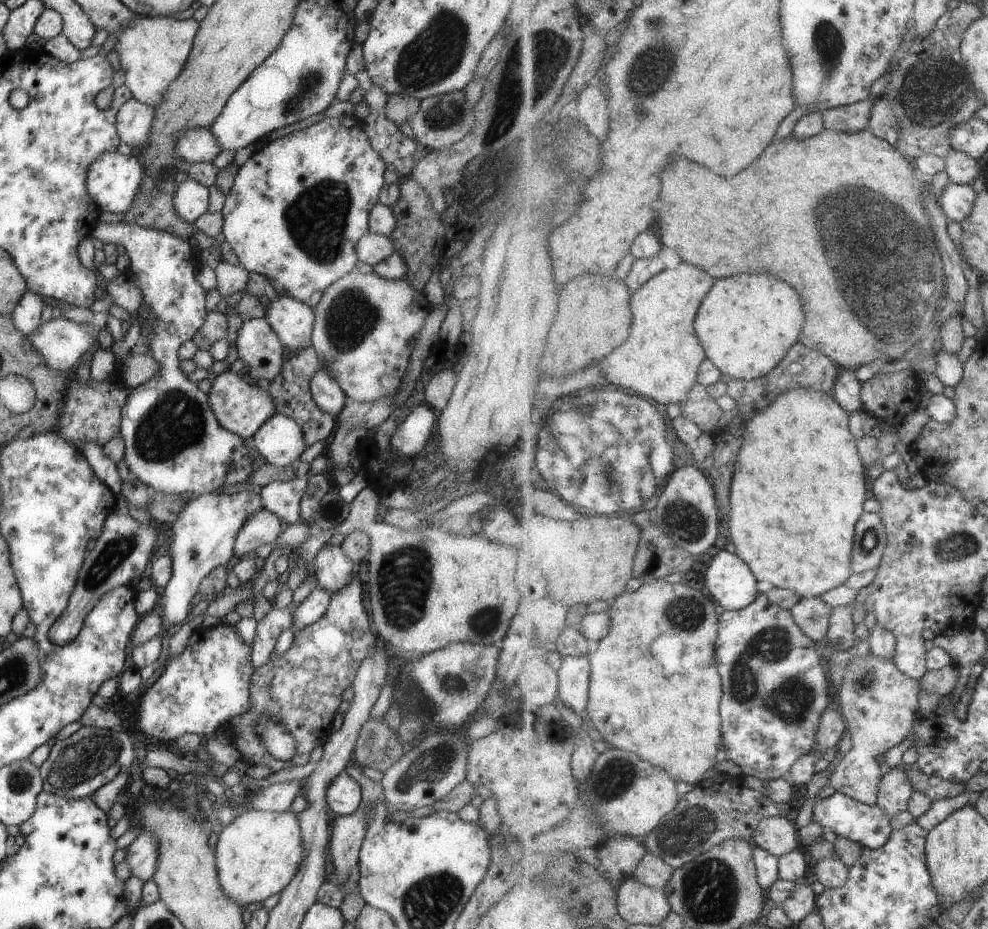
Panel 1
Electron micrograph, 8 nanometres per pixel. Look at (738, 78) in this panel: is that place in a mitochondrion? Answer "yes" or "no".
no

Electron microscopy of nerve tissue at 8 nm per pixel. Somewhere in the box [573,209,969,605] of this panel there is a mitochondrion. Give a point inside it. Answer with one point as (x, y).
(684, 521)

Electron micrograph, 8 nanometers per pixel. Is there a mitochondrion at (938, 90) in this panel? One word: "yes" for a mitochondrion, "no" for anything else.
yes

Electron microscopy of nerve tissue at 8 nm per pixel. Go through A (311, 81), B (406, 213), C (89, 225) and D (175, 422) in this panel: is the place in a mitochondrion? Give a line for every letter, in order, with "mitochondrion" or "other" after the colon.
A: mitochondrion
B: mitochondrion
C: other
D: mitochondrion

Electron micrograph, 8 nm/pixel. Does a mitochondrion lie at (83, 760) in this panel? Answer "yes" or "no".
yes

